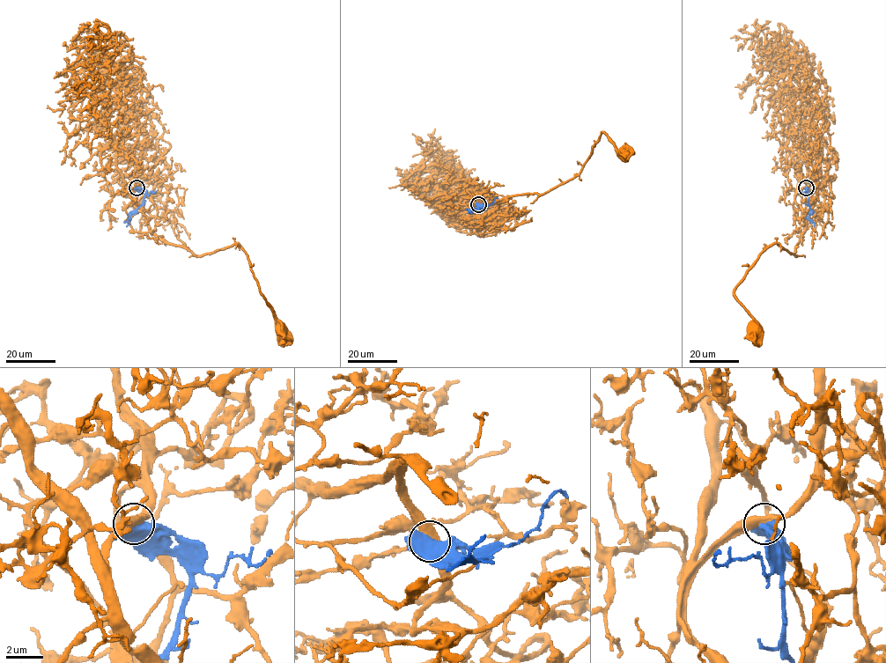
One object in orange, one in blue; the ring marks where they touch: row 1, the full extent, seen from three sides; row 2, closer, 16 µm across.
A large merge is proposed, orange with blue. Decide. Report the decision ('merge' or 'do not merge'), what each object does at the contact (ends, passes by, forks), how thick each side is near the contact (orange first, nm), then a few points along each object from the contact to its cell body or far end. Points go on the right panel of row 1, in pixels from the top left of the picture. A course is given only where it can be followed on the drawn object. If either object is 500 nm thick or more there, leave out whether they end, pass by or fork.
do not merge; calibres 500 and 800 nm; course orange (806, 187), (795, 195), (805, 221), (795, 255), (774, 243), (770, 246), (734, 291), (756, 330); course blue (806, 187), (808, 218), (814, 226)

